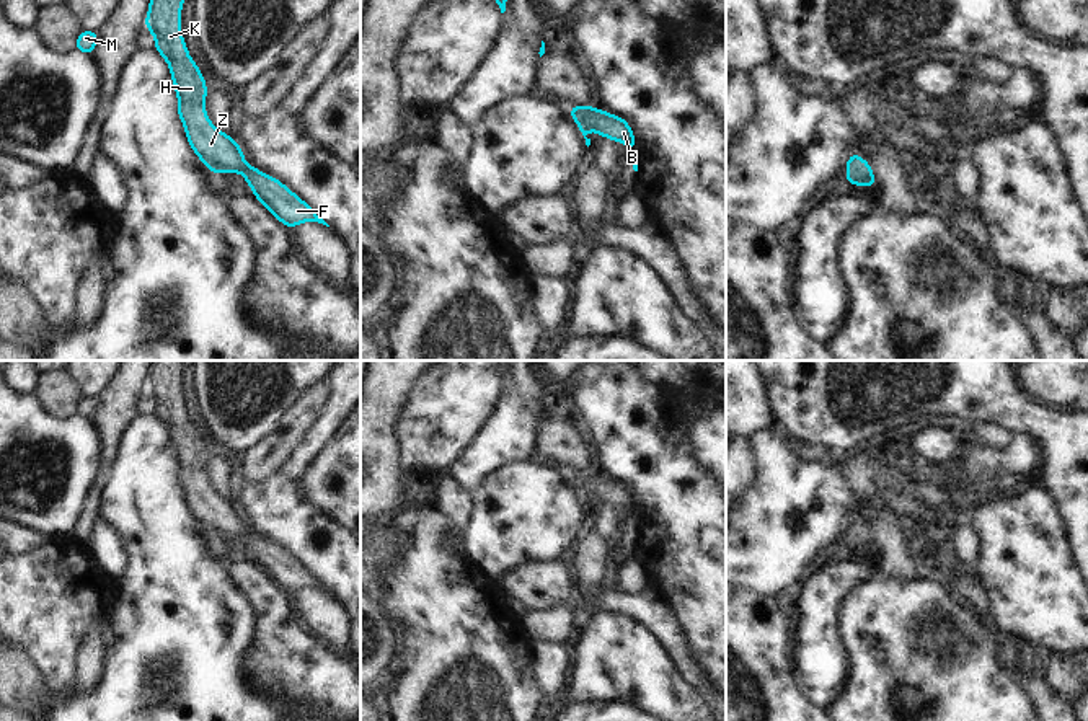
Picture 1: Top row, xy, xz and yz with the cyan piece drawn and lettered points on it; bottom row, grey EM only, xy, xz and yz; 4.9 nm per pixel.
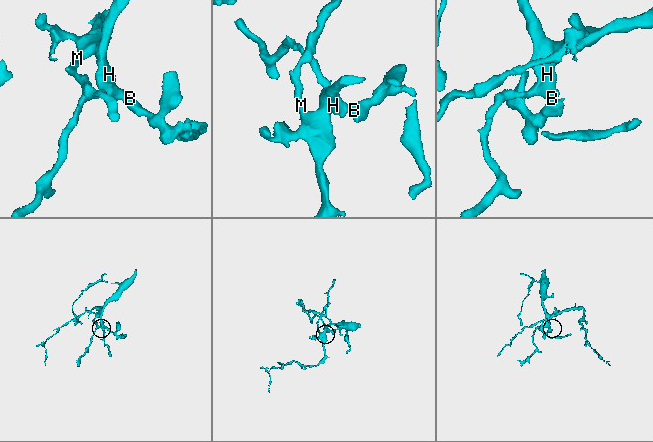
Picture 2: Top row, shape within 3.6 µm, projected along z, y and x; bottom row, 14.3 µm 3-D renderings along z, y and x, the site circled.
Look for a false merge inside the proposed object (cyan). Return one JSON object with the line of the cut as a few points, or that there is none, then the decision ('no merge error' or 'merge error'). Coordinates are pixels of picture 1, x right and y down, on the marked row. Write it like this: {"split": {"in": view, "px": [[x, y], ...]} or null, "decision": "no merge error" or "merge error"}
{"split": null, "decision": "no merge error"}

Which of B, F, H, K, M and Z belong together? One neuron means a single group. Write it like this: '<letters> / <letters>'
B F H K M Z

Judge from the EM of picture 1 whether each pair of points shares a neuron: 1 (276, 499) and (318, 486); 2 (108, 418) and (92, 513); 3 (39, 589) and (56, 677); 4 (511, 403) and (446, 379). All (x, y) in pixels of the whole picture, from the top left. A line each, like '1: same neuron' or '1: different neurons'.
1: different neurons
2: same neuron
3: same neuron
4: different neurons

